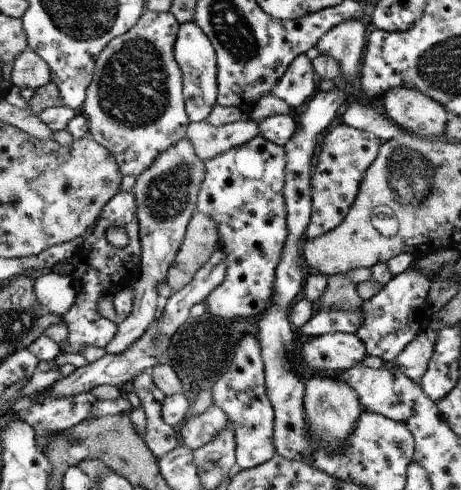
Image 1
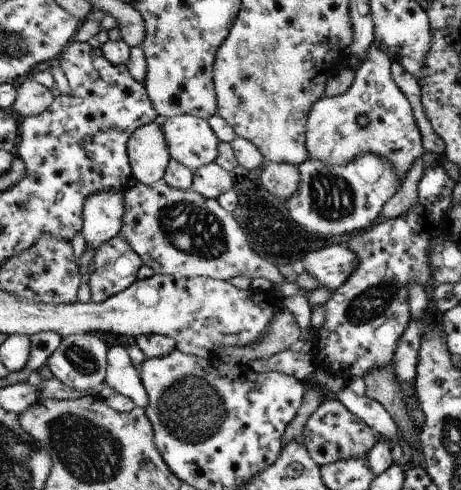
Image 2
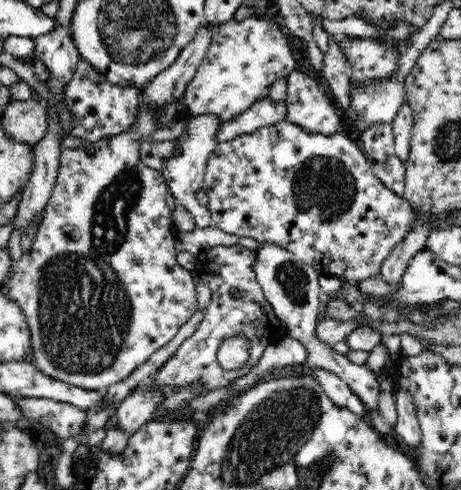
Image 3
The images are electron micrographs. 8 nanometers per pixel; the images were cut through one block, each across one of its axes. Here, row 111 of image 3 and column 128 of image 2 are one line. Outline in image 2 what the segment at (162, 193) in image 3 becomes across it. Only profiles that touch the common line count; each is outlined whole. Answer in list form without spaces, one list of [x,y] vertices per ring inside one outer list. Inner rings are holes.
[[[157,120],[147,126],[141,126],[127,142],[133,182],[153,186],[163,178],[167,170],[171,156],[159,124],[161,122]]]

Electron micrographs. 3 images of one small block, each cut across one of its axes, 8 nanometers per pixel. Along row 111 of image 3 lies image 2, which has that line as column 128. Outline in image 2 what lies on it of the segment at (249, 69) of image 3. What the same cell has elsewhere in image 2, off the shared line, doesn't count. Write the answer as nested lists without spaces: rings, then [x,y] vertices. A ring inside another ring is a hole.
[[[163,180],[153,186],[133,182],[123,194],[125,214],[117,236],[141,258],[145,268],[163,276],[181,278],[211,278],[227,282],[231,276],[245,276],[249,280],[265,278],[275,286],[283,274],[275,264],[267,262],[249,248],[239,224],[231,212],[223,210],[217,200],[209,200],[197,192],[175,190]]]

